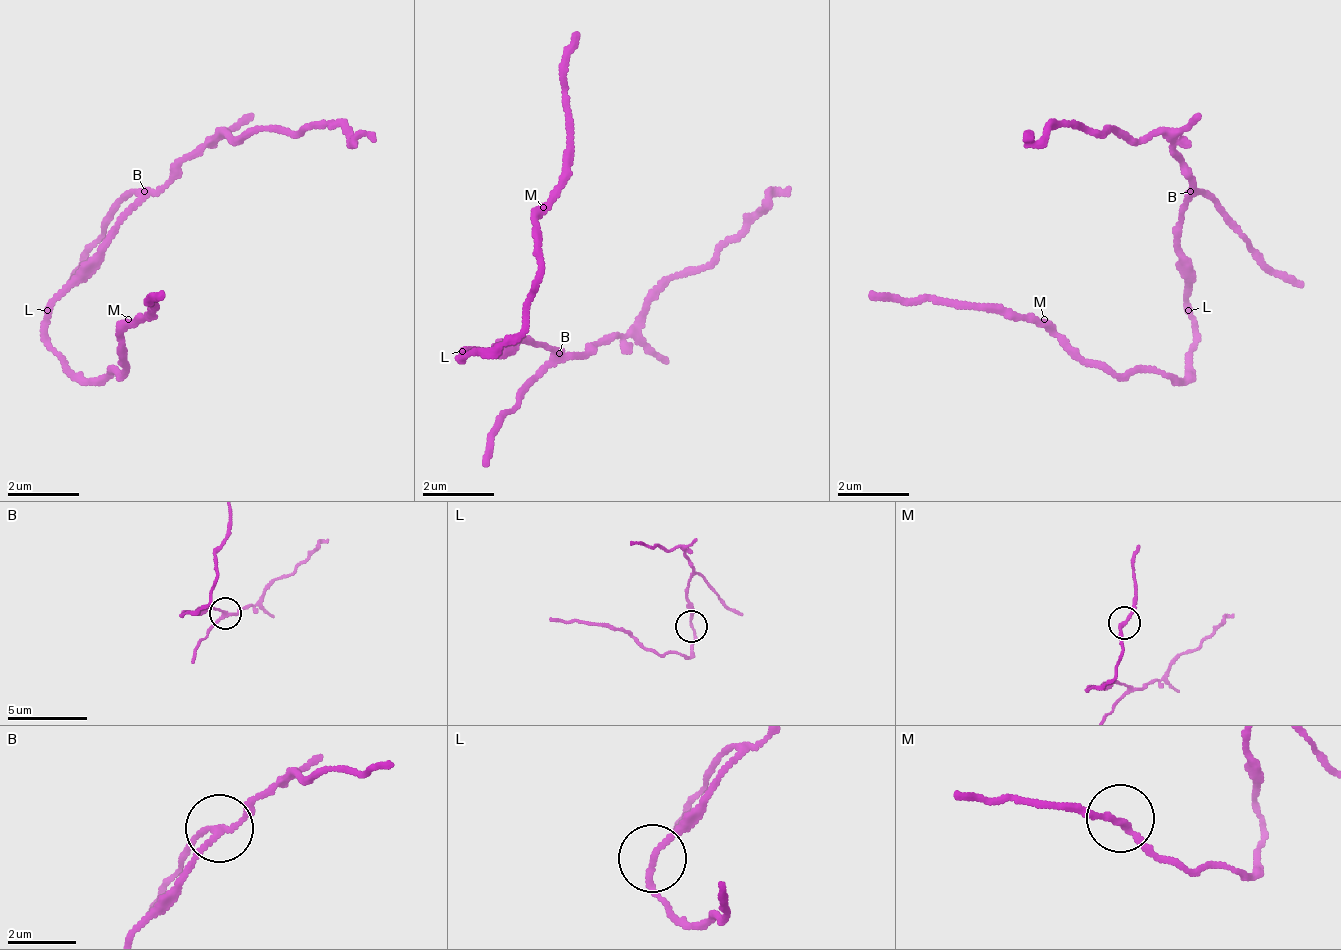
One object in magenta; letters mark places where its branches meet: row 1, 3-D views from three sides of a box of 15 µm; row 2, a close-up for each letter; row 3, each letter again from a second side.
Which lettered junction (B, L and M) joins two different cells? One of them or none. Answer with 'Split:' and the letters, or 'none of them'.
Split: B

